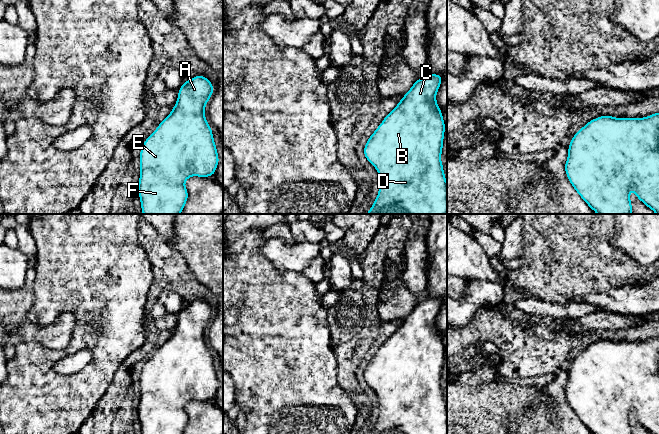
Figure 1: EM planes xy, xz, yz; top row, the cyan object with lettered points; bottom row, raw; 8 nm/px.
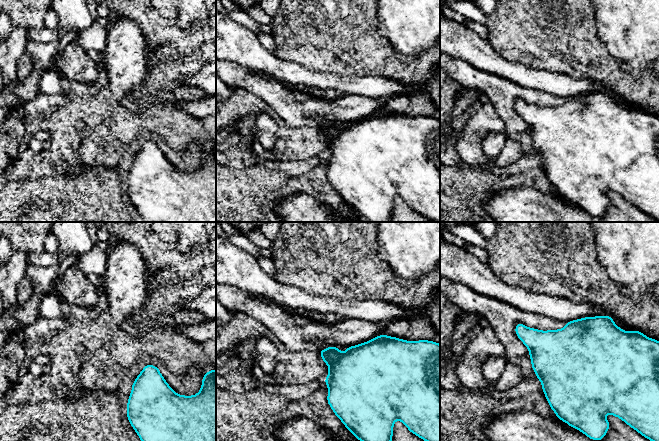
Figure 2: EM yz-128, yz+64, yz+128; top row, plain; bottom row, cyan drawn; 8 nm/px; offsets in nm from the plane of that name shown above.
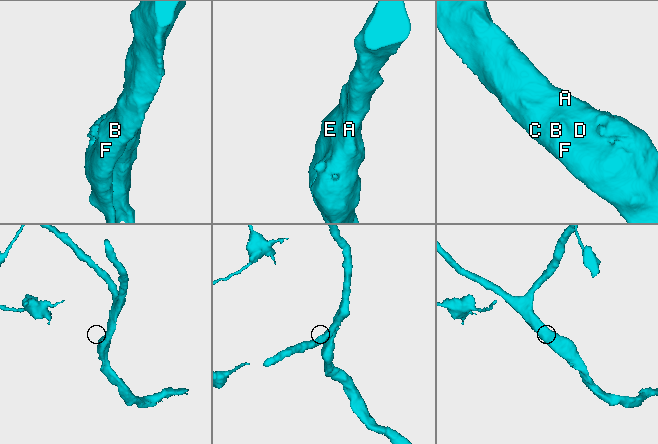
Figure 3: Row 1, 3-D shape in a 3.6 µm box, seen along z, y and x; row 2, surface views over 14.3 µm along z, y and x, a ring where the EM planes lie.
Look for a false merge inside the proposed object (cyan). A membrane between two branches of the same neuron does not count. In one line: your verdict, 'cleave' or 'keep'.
keep

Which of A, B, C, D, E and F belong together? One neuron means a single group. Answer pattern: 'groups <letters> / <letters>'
groups A B C D E F

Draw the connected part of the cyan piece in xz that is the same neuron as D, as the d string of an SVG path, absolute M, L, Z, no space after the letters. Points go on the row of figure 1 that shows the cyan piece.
M429 73L416 80L369 137L364 156L378 172L379 192L366 214L447 214L447 183L441 162L445 123L436 101L441 82L441 75Z

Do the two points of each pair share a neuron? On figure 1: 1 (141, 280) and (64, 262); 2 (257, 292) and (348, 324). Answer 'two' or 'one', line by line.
1: one
2: two

